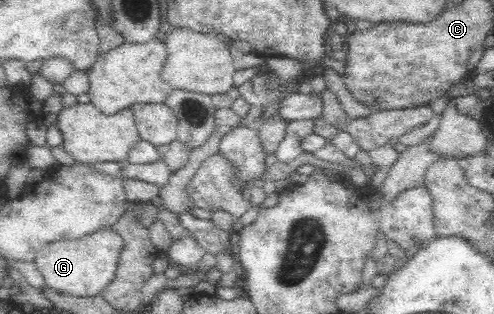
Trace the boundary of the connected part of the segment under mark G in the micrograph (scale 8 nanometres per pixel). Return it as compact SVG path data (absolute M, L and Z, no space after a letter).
M112 227L99 228L77 240L57 240L44 244L34 262L47 285L71 296L95 296L111 284L123 248L121 236Z

